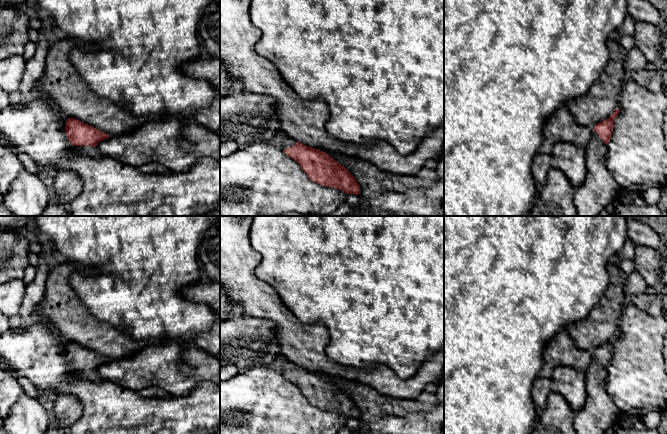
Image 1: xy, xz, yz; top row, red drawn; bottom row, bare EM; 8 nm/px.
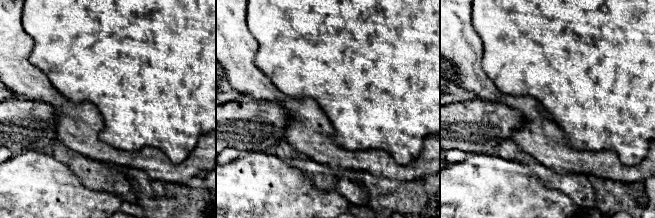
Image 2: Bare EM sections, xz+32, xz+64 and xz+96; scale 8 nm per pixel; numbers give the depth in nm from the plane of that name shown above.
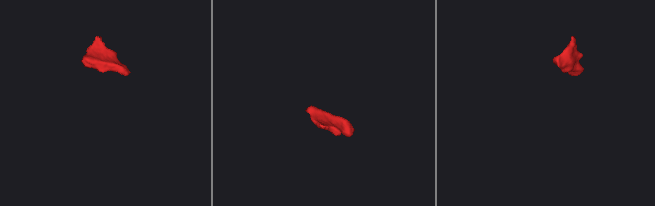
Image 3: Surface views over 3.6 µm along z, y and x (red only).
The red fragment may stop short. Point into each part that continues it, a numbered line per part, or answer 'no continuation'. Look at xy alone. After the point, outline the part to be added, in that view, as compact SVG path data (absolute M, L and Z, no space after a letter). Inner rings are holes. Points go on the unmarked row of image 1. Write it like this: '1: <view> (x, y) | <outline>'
1: xy (86, 374) | M83 369L83 370L76 370L75 375L80 377L80 378L89 379L89 378L92 378L92 377L95 378L96 372Z

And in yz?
1: yz (599, 414) | M592 354L591 364L585 371L585 404L574 418L576 434L607 434L611 428L617 426L621 414L606 391L607 377L607 369Z

